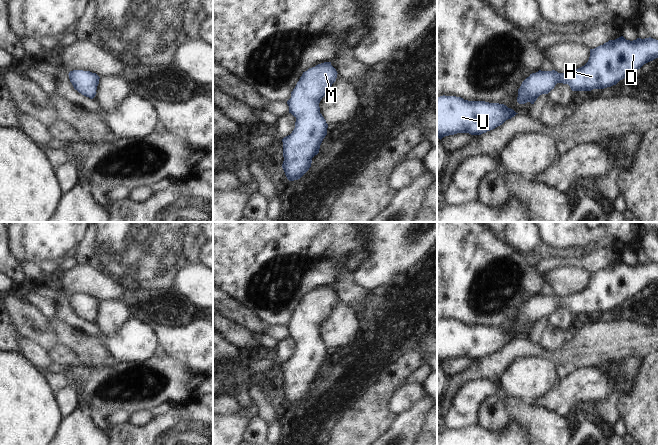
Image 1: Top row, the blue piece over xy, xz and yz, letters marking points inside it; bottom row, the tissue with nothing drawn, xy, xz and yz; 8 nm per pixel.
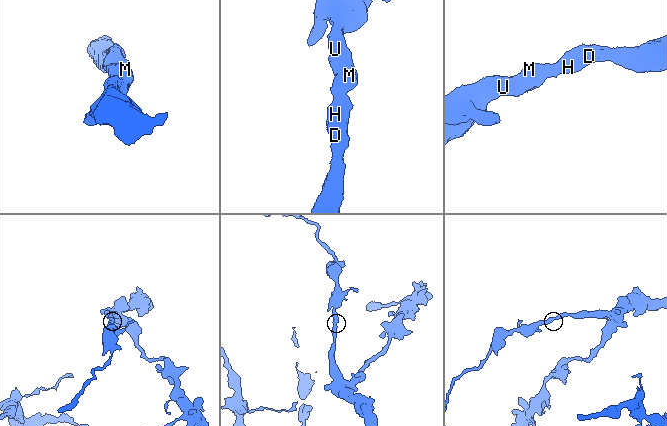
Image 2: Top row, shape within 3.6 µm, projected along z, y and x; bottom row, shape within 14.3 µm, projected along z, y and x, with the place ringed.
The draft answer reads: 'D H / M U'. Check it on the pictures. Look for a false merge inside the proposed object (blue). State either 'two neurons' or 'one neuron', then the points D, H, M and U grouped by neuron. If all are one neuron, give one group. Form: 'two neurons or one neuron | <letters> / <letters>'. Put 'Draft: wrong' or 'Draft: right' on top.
Draft: wrong
one neuron | D H M U

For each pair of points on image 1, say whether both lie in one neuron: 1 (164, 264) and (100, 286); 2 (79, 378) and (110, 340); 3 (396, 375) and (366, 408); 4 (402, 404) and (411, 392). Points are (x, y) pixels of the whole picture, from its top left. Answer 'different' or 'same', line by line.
1: different
2: different
3: same
4: same

